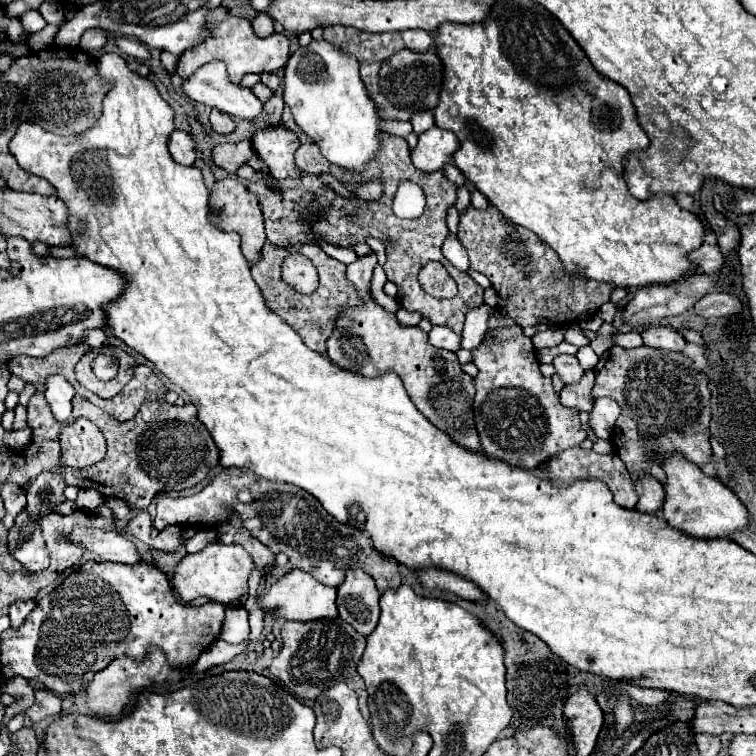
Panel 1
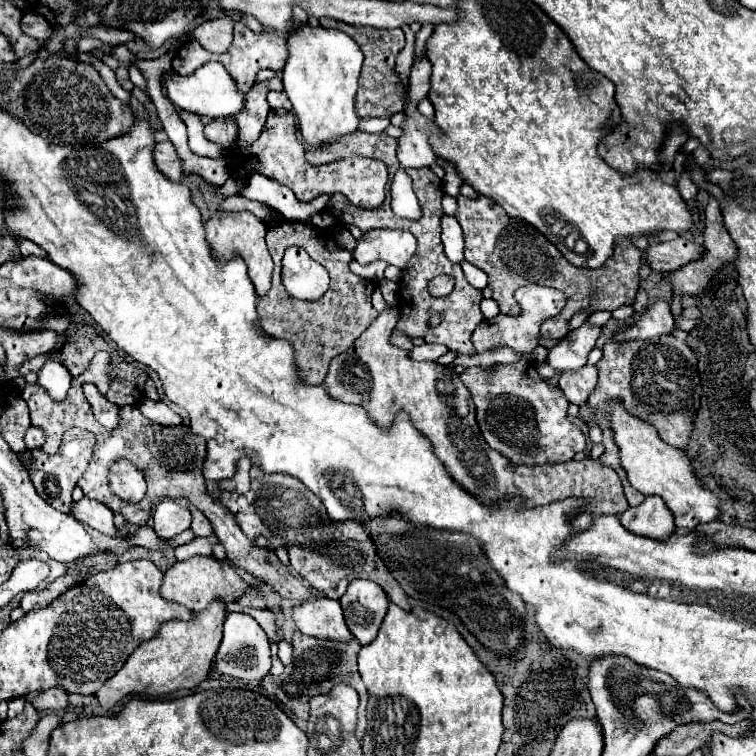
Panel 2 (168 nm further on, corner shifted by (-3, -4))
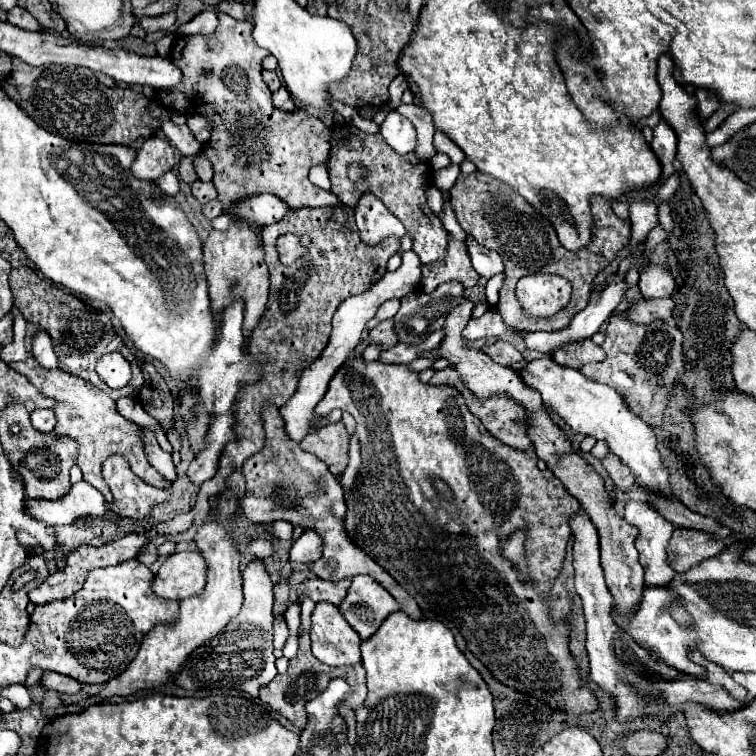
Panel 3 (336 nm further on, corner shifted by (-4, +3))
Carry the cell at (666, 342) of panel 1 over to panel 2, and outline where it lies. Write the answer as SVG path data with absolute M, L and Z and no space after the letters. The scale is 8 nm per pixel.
M657 300L651 308L647 308L639 322L631 328L627 328L625 332L617 332L613 336L615 342L623 342L623 340L653 340L653 338L661 338L665 334L673 334L675 332L675 318L669 312L669 302L665 300Z

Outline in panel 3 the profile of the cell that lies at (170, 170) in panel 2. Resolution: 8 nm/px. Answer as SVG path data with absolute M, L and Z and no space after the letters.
M150 137L138 149L136 159L132 163L132 173L142 181L154 181L162 173L170 171L174 165L176 157L172 145L160 137Z

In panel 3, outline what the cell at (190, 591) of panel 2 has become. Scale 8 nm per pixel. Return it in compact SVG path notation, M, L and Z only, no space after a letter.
M174 553L170 555L156 573L152 591L162 599L182 601L200 593L206 583L206 565L204 559L192 553Z

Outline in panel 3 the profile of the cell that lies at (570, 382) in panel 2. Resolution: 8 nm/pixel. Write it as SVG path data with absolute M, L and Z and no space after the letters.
M582 339L582 341L576 341L574 345L572 343L564 345L552 355L554 361L572 369L580 369L590 361L604 361L604 357L606 357L604 349L600 345L594 345L592 339Z

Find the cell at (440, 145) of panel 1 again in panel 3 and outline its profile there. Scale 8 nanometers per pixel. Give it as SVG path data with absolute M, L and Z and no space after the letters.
M392 110L386 115L384 123L380 125L380 135L384 135L386 143L400 155L410 153L416 147L416 131L412 123L398 111Z

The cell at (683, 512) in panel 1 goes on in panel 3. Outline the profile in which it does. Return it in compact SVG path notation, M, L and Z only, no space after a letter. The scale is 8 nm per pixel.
M542 357L526 363L524 369L518 371L520 379L524 381L526 387L538 391L542 395L544 407L562 417L564 423L582 435L606 441L608 451L618 455L620 461L630 467L634 473L636 481L652 491L652 493L666 493L670 495L670 485L668 485L668 469L662 467L660 455L656 453L656 437L640 417L634 417L634 413L622 403L620 393L616 393L612 387L594 383L586 379L578 369L562 367L552 357Z

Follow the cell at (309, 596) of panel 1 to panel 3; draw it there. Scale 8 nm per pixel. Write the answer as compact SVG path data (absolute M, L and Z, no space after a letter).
M316 603L312 613L312 655L332 667L360 663L360 637L336 605Z

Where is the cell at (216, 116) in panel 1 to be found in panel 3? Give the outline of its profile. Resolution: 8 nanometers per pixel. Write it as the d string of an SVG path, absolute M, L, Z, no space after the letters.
M192 115L192 117L188 117L186 125L190 127L192 135L194 135L200 143L206 143L206 141L208 141L208 137L210 137L210 125L206 123L204 117L200 117L200 115Z

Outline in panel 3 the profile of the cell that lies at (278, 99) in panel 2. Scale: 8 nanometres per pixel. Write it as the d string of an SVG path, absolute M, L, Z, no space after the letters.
M280 87L280 89L274 93L274 105L276 105L278 109L282 109L282 111L294 111L294 109L296 109L290 93L288 93L284 87Z

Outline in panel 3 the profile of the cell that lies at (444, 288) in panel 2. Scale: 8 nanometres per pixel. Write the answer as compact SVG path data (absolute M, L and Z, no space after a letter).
M450 235L446 255L430 265L422 265L422 281L420 287L424 293L432 293L440 283L458 279L464 287L474 287L480 279L480 275L474 271L470 263L468 249L462 241L454 239Z

